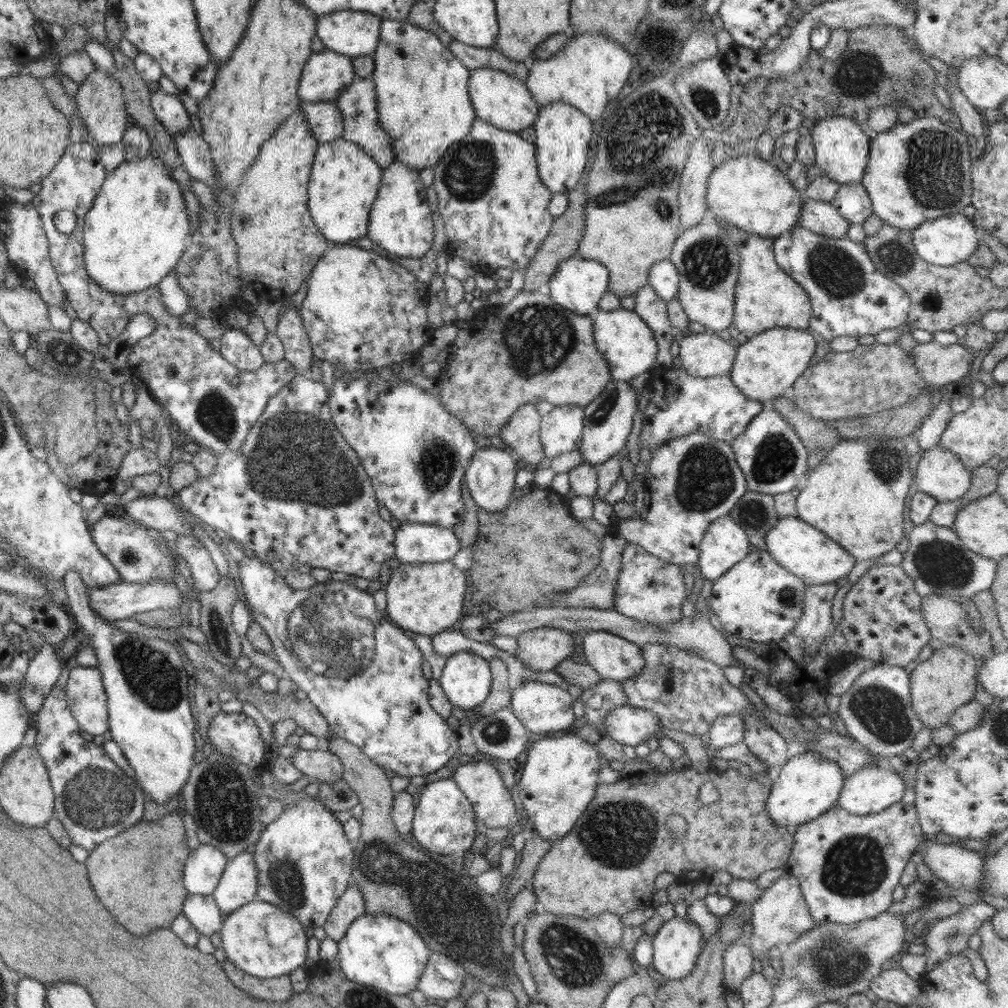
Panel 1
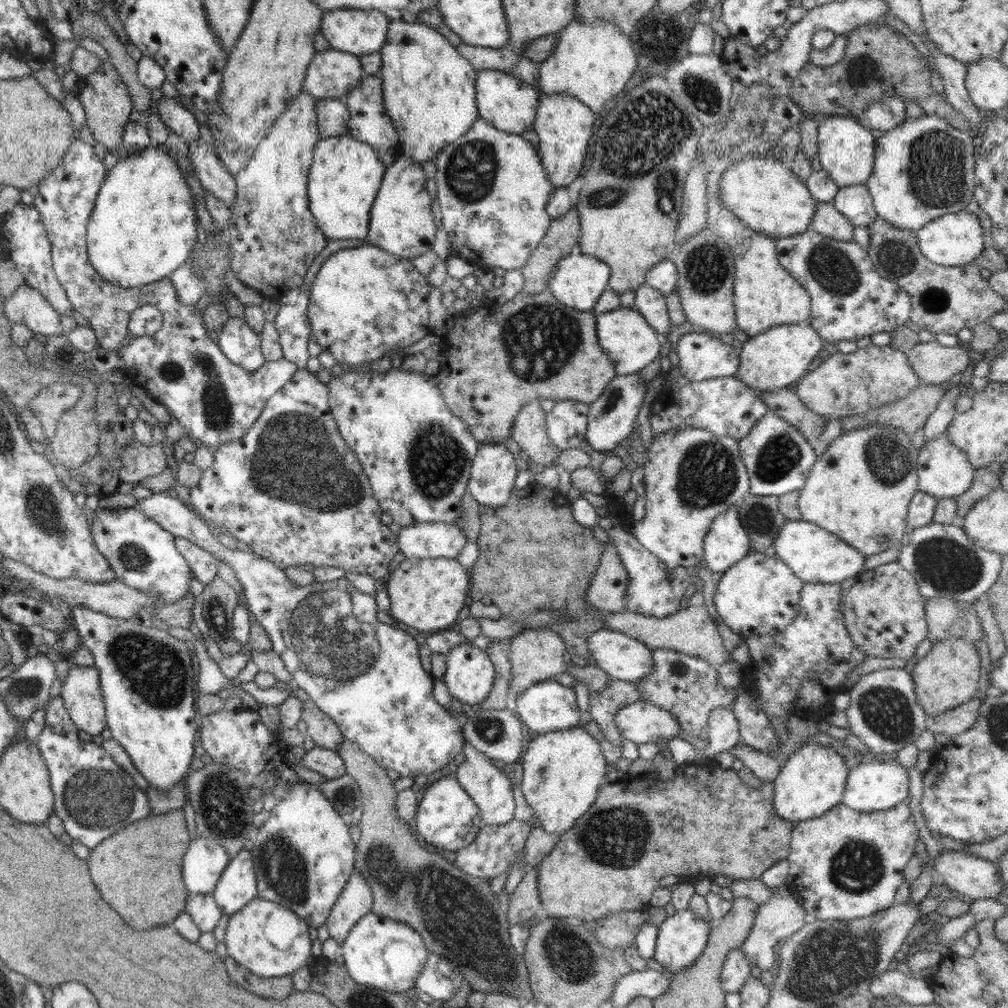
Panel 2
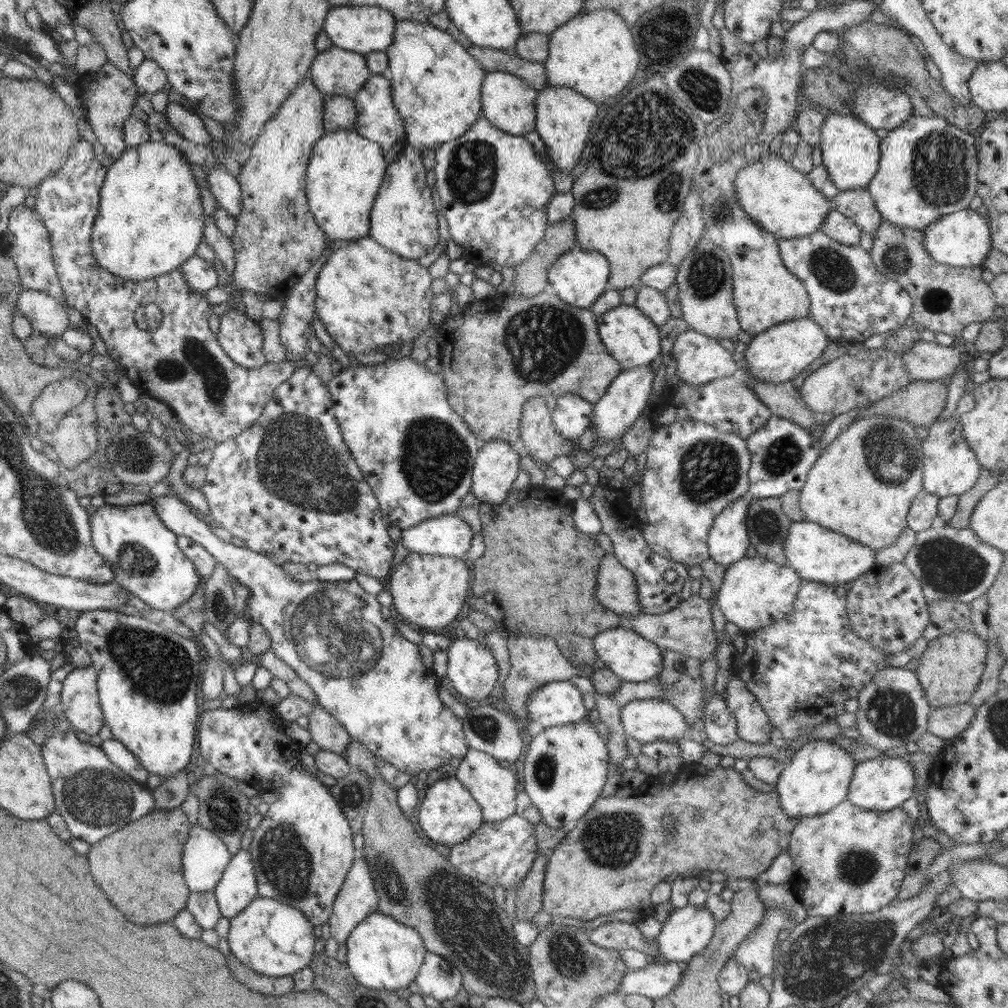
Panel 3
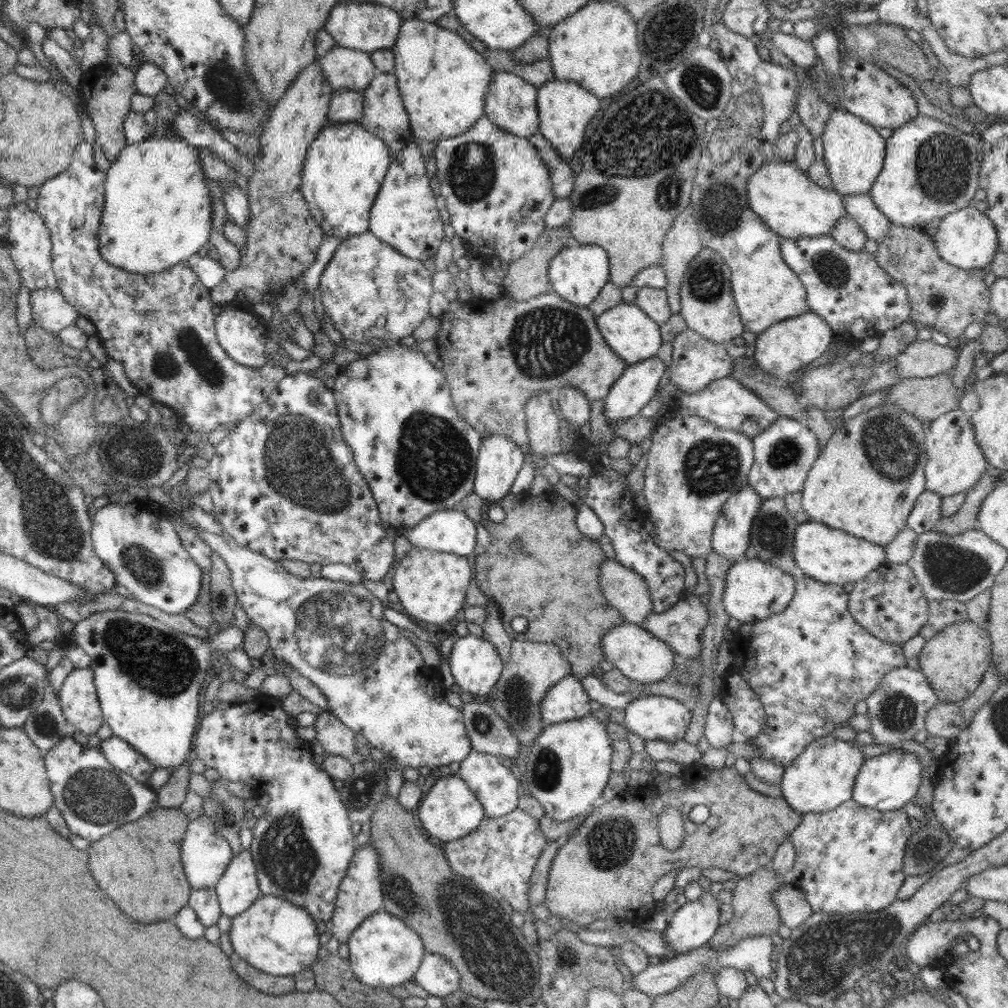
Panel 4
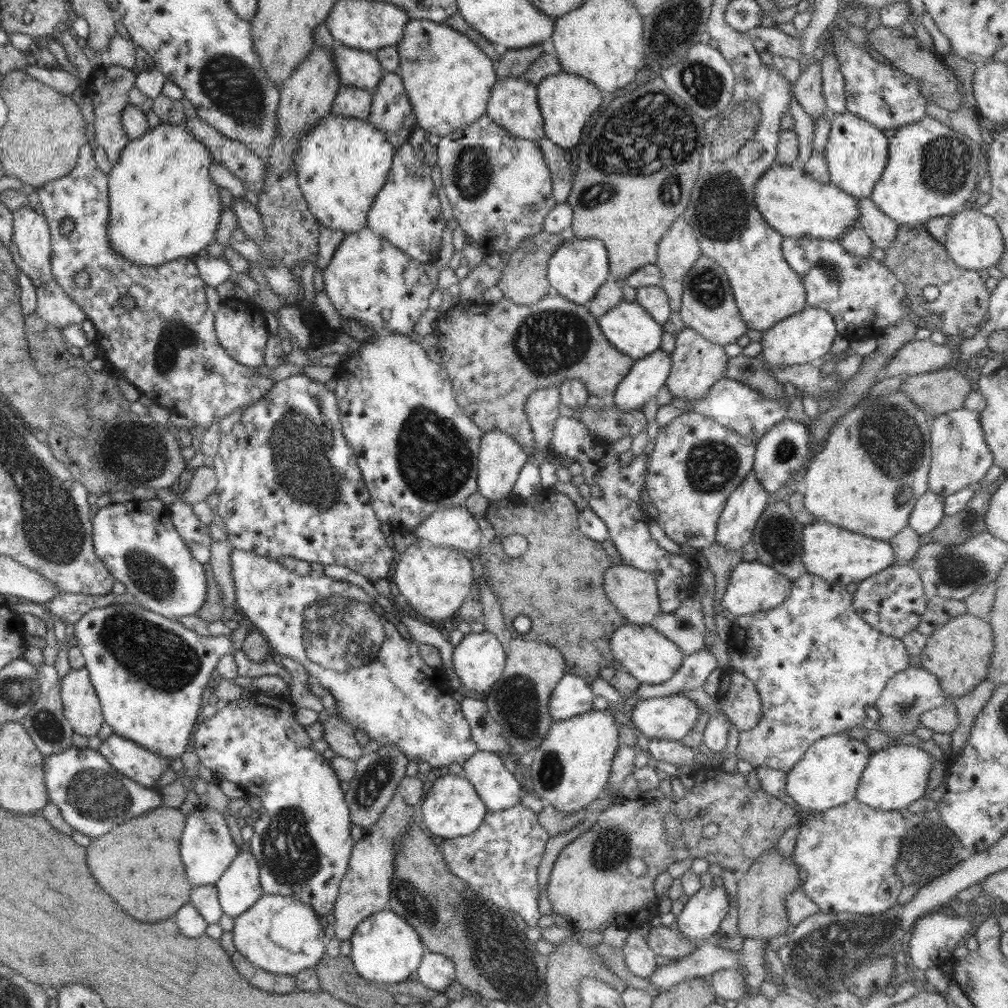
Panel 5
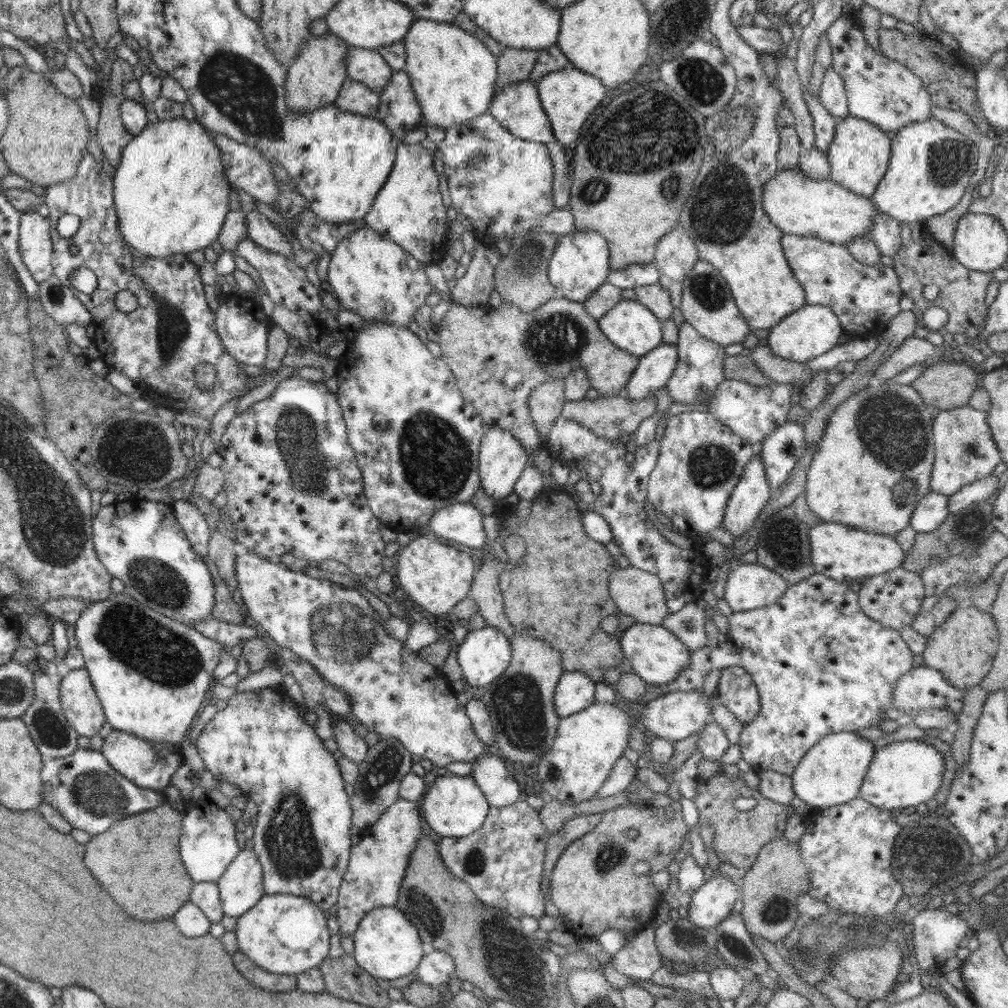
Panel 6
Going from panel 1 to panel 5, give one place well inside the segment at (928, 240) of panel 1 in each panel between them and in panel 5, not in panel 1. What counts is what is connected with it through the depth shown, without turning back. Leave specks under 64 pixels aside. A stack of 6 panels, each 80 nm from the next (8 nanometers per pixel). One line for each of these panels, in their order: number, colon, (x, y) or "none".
2: (954, 239)
3: (963, 238)
4: (967, 238)
5: (974, 241)

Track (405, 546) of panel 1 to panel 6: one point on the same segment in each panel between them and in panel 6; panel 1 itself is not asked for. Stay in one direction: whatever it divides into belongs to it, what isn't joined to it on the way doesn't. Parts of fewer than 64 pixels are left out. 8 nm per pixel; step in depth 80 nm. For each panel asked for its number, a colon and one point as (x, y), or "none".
2: (430, 540)
3: (449, 536)
4: (450, 531)
5: (455, 528)
6: (461, 522)

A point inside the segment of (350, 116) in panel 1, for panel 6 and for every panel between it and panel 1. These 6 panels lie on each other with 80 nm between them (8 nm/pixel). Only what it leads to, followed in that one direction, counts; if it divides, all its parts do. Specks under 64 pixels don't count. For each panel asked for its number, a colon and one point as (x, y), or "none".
2: (369, 122)
3: (378, 120)
4: (385, 116)
5: (391, 112)
6: (399, 110)

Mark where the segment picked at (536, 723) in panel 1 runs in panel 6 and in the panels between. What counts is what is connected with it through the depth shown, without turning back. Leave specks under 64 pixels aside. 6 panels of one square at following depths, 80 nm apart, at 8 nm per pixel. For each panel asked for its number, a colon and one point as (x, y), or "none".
2: (545, 706)
3: (559, 703)
4: (567, 700)
5: (572, 696)
6: (575, 691)

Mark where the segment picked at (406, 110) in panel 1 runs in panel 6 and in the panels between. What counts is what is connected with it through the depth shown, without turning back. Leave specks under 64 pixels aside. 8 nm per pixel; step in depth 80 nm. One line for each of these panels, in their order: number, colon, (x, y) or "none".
2: (429, 89)
3: (436, 84)
4: (443, 82)
5: (449, 80)
6: (453, 74)

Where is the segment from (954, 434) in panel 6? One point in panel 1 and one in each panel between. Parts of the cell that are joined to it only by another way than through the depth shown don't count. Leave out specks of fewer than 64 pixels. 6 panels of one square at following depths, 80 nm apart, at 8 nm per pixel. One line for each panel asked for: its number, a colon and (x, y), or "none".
1: (940, 473)
2: (944, 471)
3: (949, 467)
4: (955, 462)
5: (960, 457)

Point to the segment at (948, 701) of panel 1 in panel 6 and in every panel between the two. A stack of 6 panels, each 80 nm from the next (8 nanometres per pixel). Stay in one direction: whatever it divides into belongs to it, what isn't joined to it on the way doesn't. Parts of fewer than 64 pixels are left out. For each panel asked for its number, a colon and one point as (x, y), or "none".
2: (947, 676)
3: (950, 669)
4: (954, 661)
5: (960, 653)
6: (963, 648)

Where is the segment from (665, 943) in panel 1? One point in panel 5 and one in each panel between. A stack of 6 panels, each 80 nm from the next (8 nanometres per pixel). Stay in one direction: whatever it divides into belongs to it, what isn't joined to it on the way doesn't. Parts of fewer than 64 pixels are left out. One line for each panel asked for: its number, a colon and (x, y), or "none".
2: (682, 937)
3: (688, 930)
4: (694, 923)
5: (700, 919)

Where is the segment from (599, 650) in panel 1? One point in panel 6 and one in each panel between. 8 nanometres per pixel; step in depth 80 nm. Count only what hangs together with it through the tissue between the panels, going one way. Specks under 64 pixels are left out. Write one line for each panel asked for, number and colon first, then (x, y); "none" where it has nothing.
2: (624, 658)
3: (631, 657)
4: (642, 657)
5: (648, 655)
6: (657, 656)

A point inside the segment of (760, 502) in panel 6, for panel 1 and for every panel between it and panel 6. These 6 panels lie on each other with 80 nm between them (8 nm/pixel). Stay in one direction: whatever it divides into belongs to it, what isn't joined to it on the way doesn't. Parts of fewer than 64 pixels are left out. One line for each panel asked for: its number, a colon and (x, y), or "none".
1: (725, 543)
2: (726, 543)
3: (728, 541)
4: (731, 537)
5: (743, 507)

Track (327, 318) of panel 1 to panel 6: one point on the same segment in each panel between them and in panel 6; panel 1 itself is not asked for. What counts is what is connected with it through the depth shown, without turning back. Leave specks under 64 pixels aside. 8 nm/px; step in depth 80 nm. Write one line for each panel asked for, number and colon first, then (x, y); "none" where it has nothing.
2: (365, 303)
3: (367, 296)
4: (371, 291)
5: (369, 280)
6: (374, 277)

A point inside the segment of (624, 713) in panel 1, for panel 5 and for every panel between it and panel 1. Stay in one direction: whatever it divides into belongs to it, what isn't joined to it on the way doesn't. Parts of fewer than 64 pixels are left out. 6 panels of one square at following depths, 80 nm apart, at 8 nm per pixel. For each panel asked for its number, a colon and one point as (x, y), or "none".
2: (640, 722)
3: (653, 719)
4: (651, 717)
5: (670, 718)

